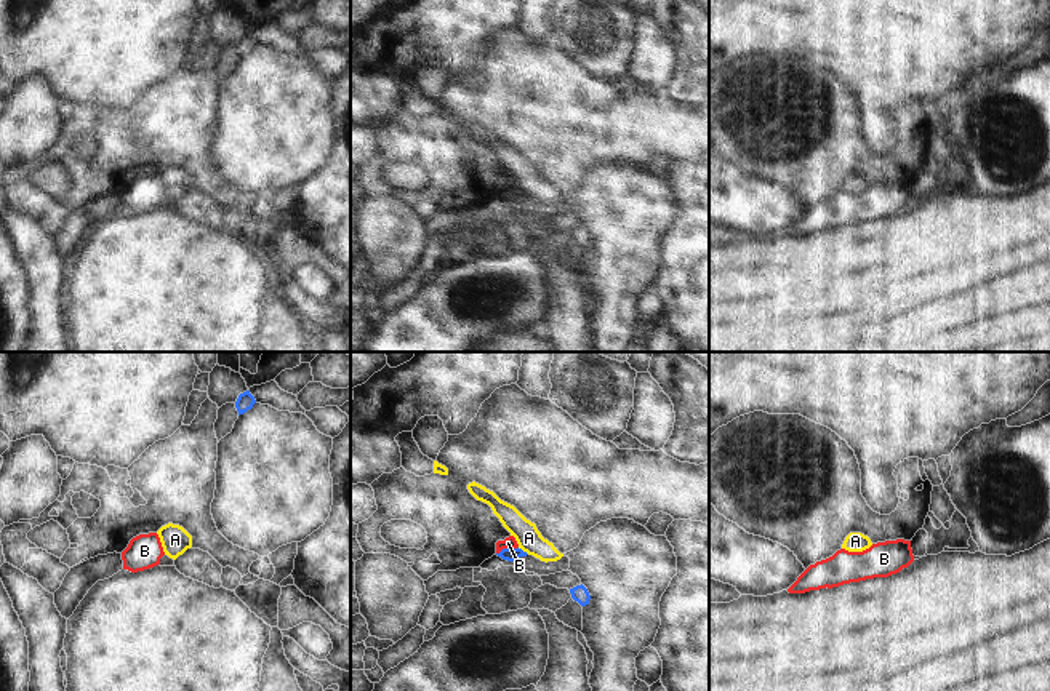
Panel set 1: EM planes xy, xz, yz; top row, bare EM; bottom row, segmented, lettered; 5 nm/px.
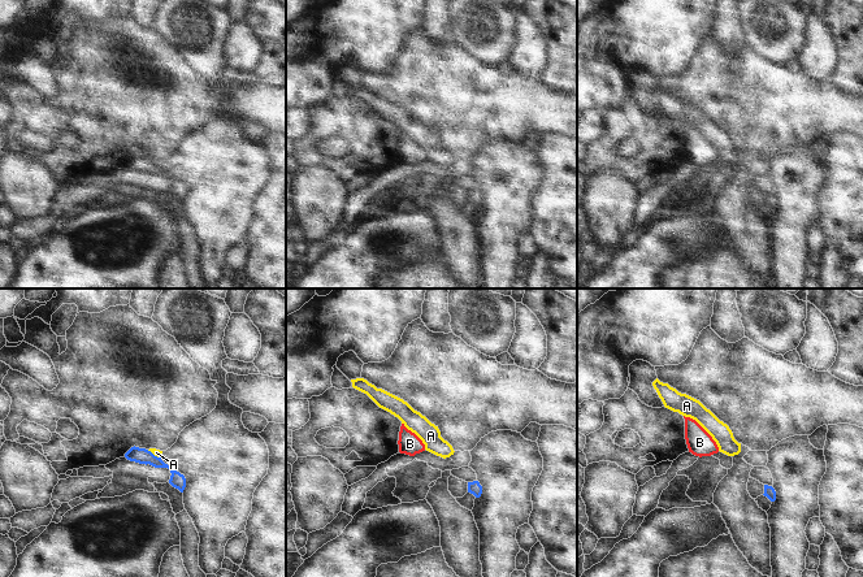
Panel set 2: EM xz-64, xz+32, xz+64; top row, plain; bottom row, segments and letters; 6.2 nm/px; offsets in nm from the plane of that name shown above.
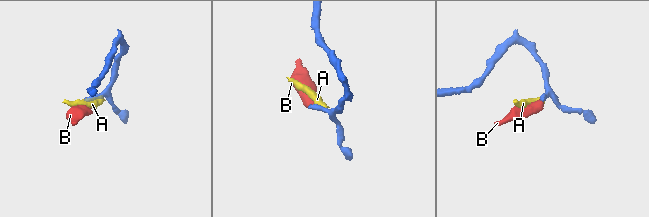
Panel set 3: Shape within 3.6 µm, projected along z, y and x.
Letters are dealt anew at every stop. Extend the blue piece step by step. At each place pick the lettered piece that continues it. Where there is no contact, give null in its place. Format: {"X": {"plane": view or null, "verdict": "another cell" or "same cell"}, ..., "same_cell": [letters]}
{"A": {"plane": "xz", "verdict": "another cell"}, "B": {"plane": "xz", "verdict": "another cell"}, "same_cell": []}

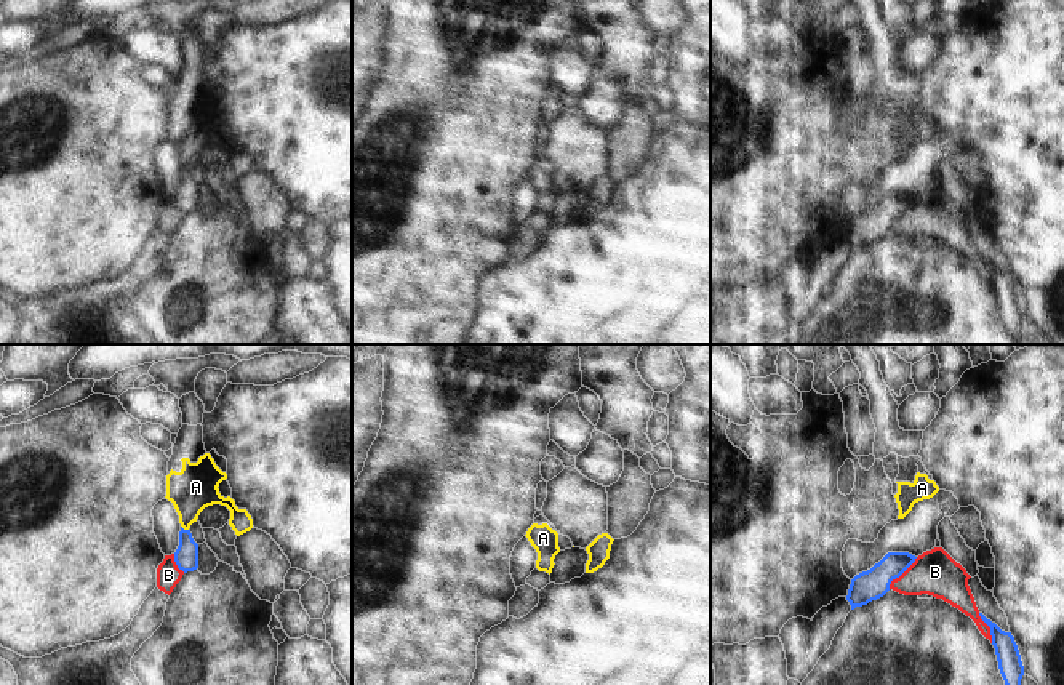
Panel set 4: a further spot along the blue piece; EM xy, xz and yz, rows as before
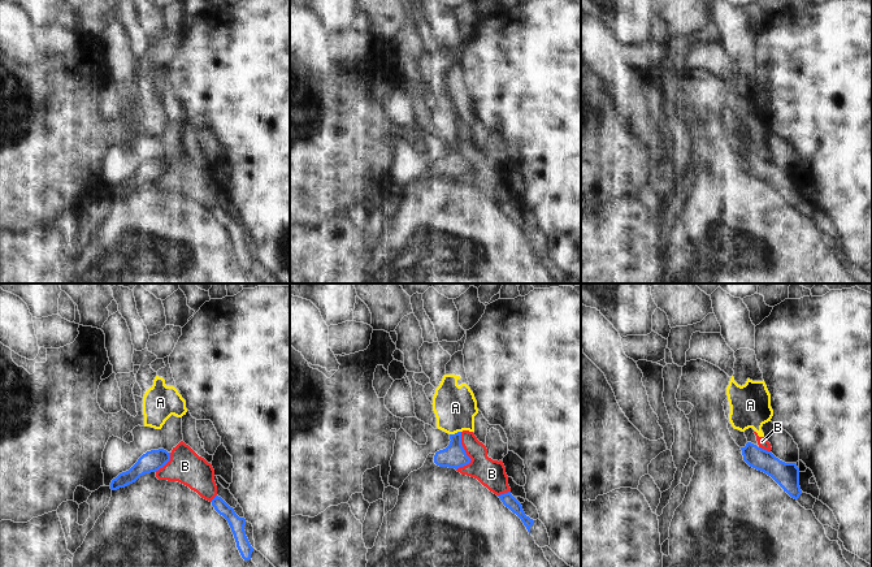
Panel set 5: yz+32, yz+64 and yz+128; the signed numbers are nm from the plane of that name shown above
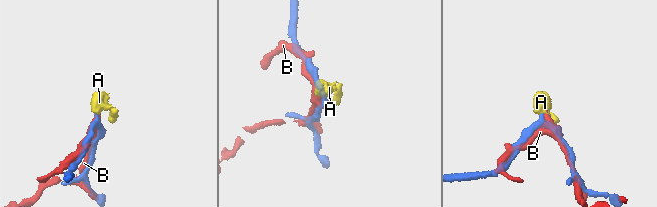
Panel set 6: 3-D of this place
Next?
{"A": {"plane": "xy", "verdict": "same cell"}, "B": {"plane": "yz", "verdict": "another cell"}, "same_cell": ["A"]}

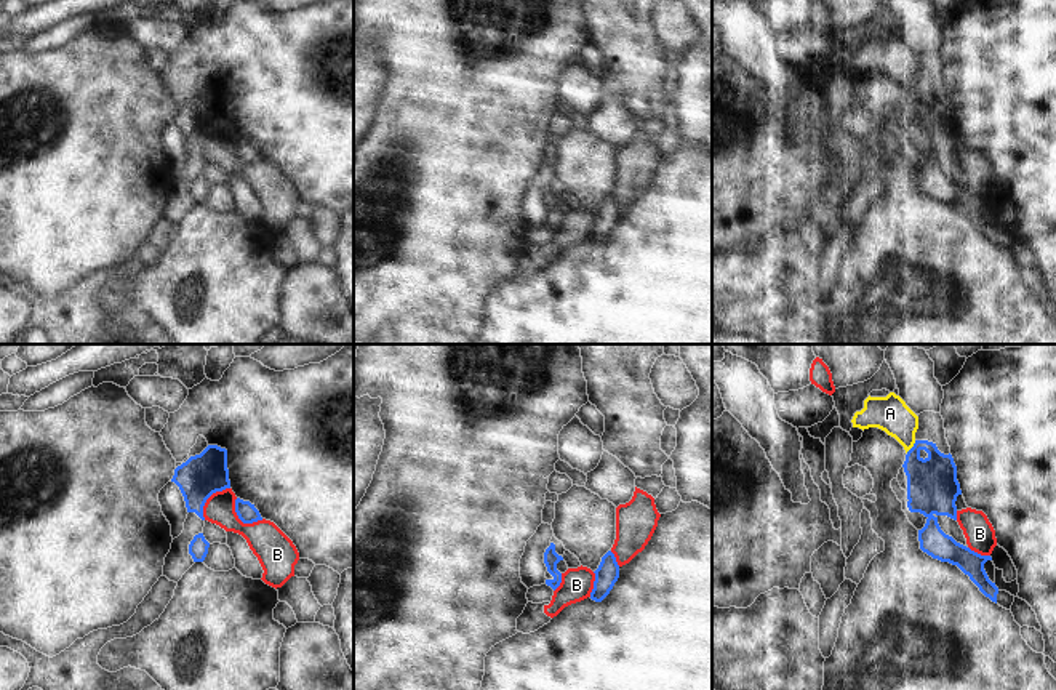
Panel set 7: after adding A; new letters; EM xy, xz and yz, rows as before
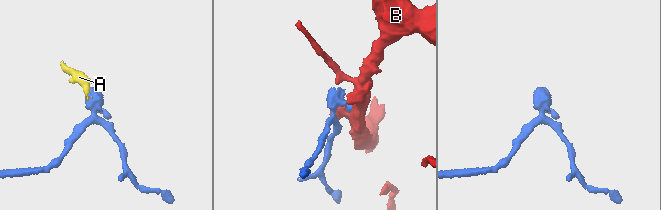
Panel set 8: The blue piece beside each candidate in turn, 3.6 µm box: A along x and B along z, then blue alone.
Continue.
{"A": {"plane": "yz", "verdict": "same cell"}, "B": {"plane": "xy", "verdict": "another cell"}, "same_cell": ["A"]}

